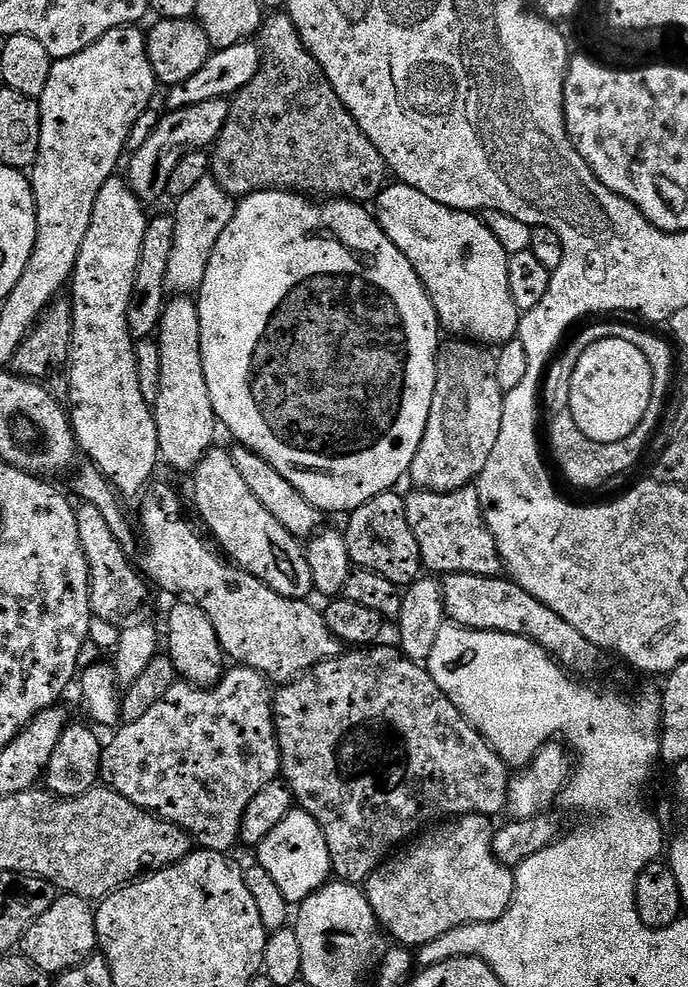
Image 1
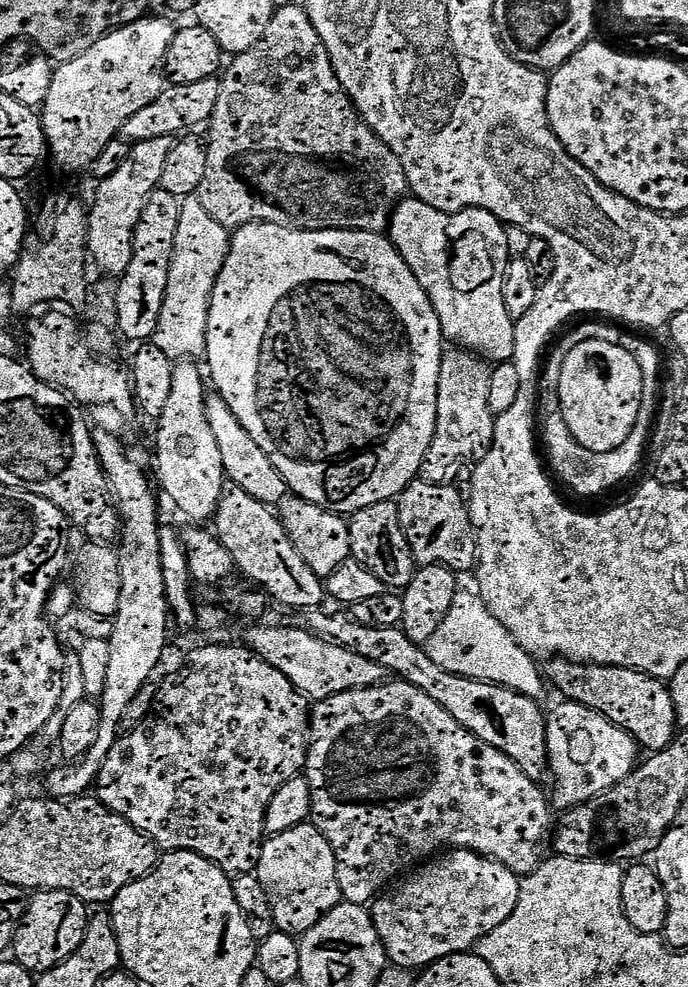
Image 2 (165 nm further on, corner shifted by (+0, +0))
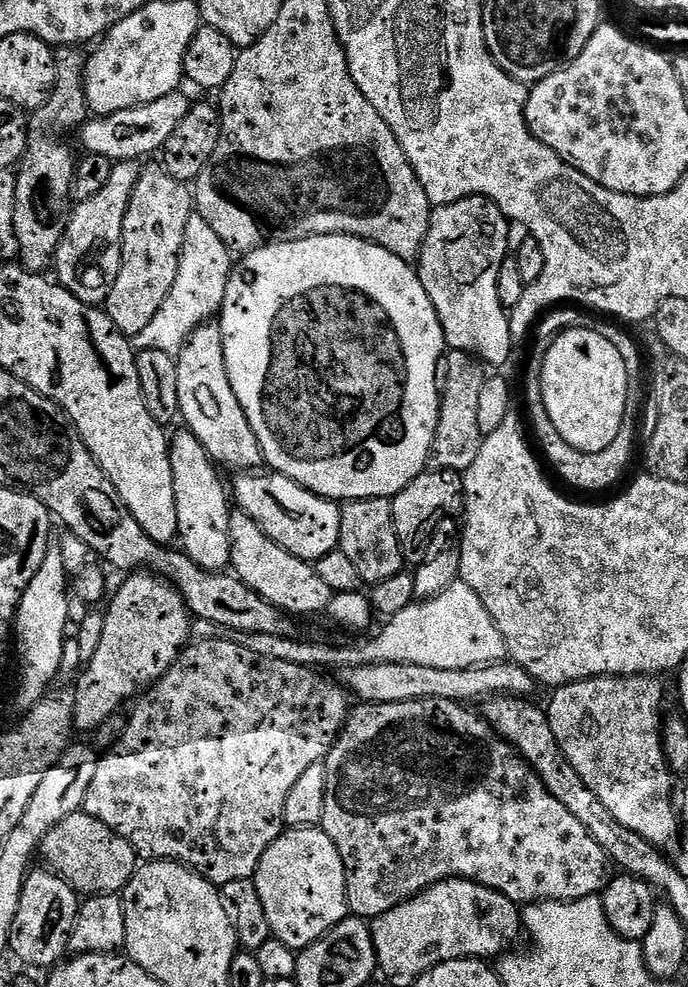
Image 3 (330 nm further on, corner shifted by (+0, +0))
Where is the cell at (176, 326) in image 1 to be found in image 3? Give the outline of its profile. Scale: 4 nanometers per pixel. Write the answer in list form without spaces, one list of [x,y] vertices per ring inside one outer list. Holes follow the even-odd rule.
[[[181,430],[170,440],[170,466],[174,474],[174,502],[178,502],[178,537],[185,556],[208,572],[224,572],[232,563],[230,492],[220,481],[217,465],[192,432]]]

